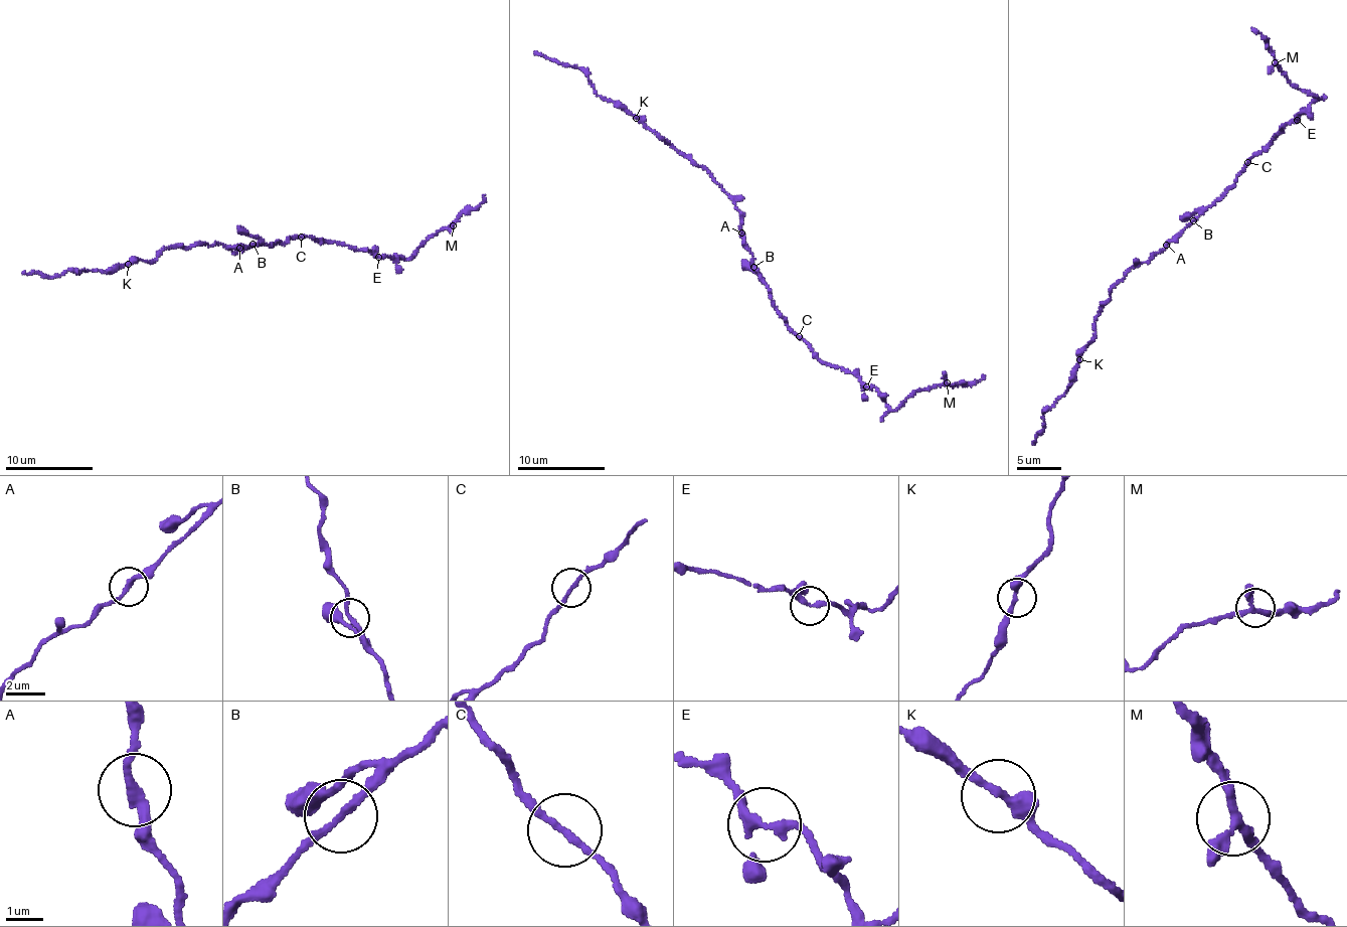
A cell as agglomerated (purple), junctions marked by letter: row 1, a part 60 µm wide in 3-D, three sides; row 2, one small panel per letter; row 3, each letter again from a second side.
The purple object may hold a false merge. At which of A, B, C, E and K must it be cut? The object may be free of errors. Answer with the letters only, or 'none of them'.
none of them

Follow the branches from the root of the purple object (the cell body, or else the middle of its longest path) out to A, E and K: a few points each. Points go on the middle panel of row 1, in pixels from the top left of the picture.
A: (755, 267), (741, 233)
E: (755, 267), (771, 295), (772, 305), (813, 352), (822, 361), (850, 370), (867, 387)
K: (755, 267), (745, 244), (735, 199), (705, 168), (696, 166), (636, 118)

